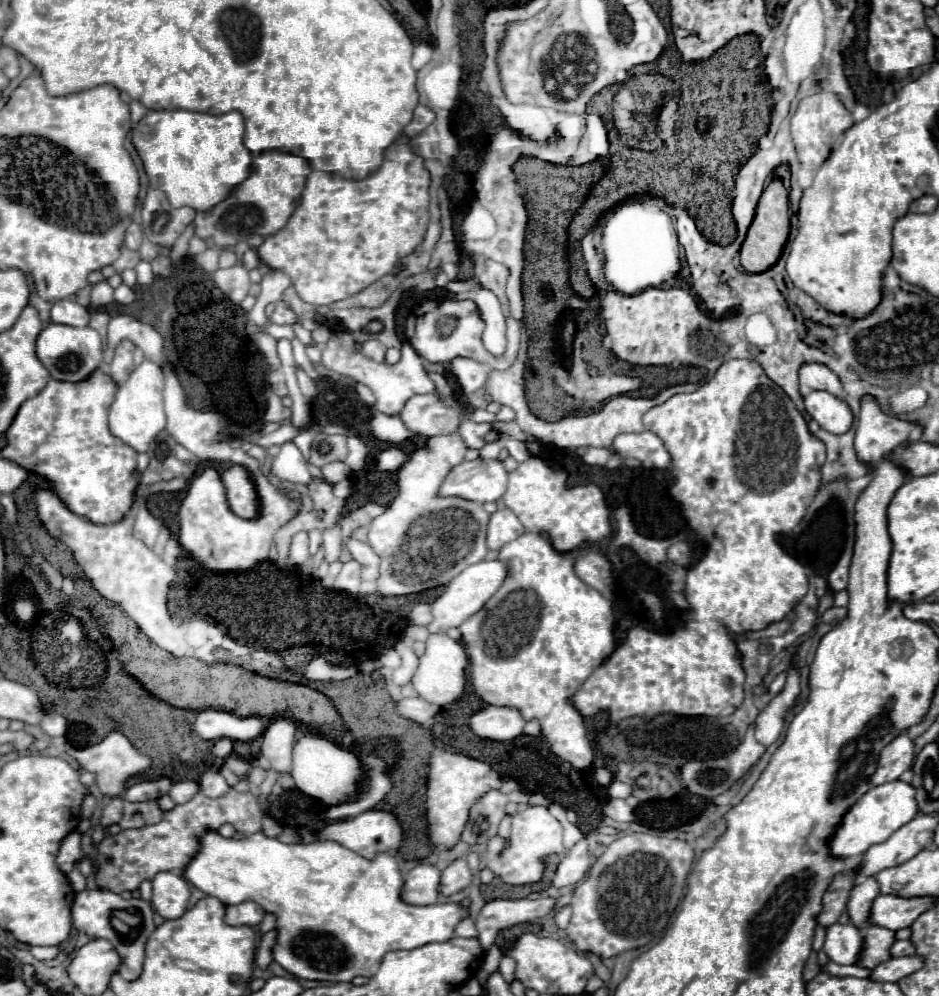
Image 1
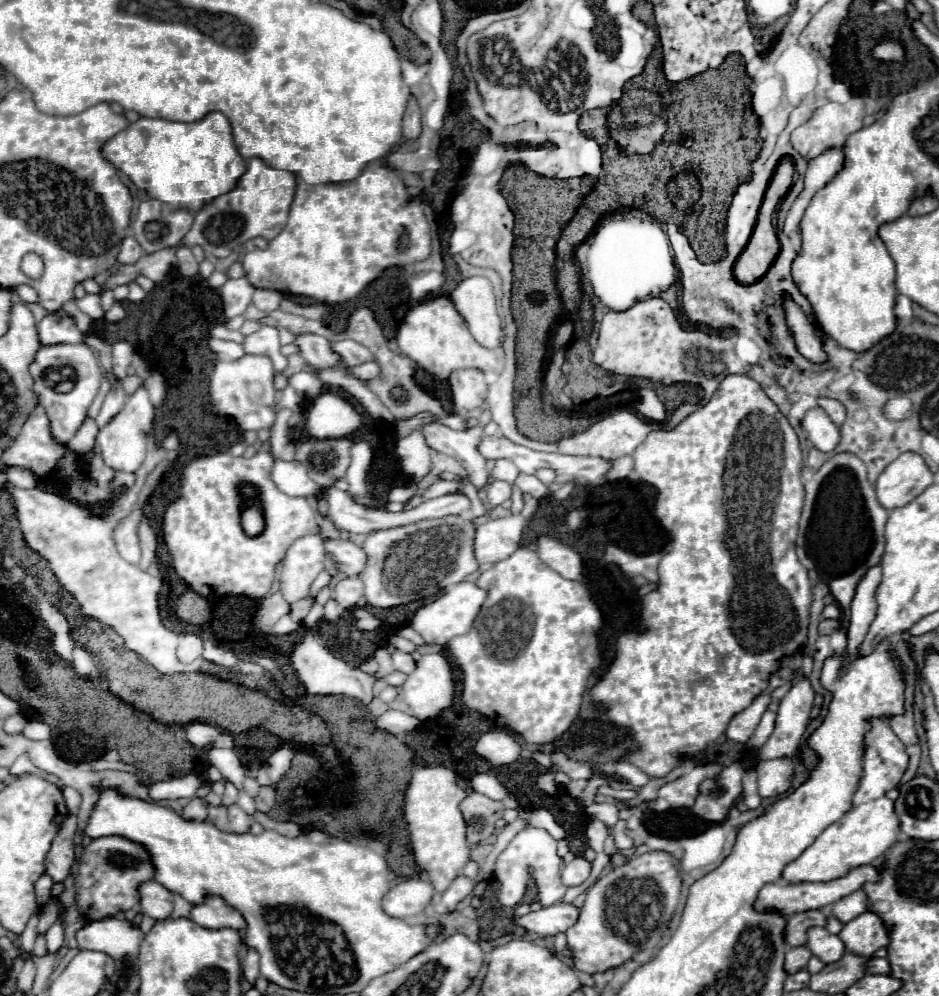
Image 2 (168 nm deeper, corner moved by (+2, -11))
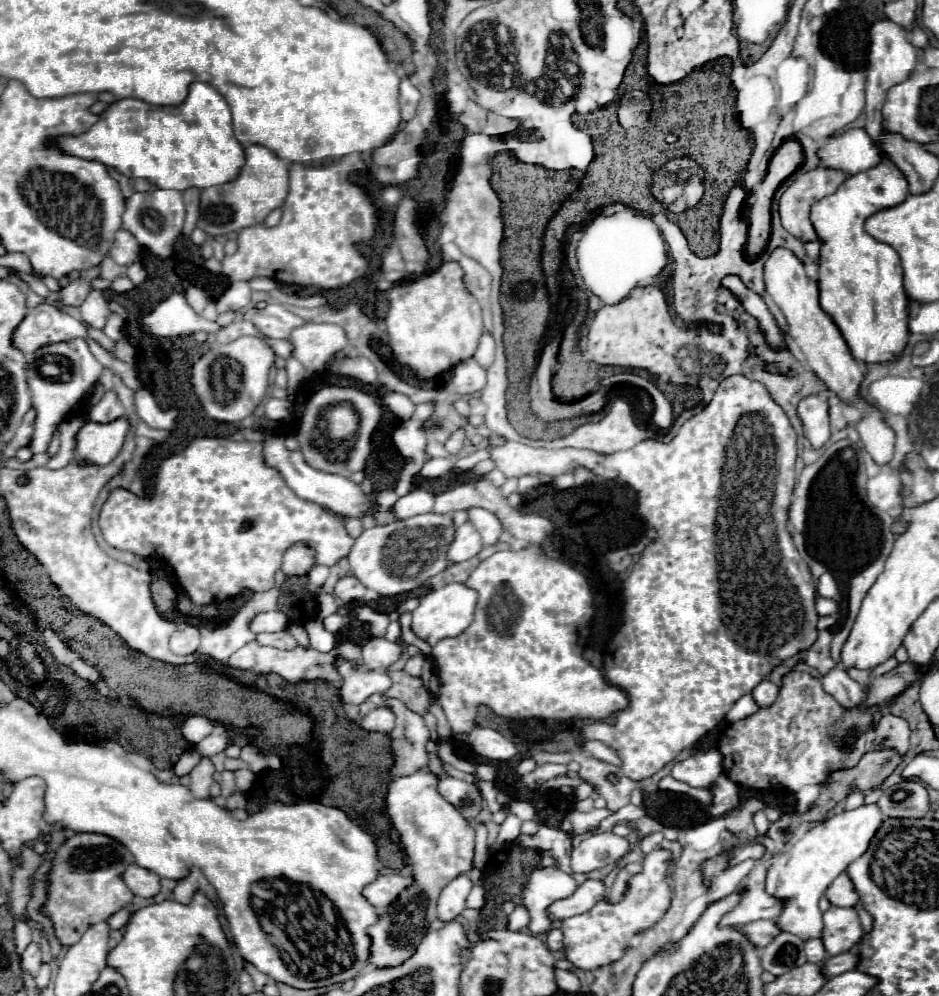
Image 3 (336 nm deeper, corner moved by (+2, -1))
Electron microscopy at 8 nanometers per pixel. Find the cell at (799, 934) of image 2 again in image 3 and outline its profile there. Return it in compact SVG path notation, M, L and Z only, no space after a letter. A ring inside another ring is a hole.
M772 920L768 922L750 922L748 926L740 928L740 932L756 946L756 948L764 948L768 942L772 942L772 938L776 934L780 934L780 930L776 930L776 924Z

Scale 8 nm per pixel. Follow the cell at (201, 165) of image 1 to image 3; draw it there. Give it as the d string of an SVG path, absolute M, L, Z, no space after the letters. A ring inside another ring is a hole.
M192 82L188 96L178 106L152 106L138 98L116 100L100 118L78 136L54 136L46 140L46 146L56 146L64 154L84 160L96 160L108 168L116 168L124 176L148 178L158 188L208 188L224 182L232 182L244 166L244 148L232 134L232 116L226 100L208 84Z

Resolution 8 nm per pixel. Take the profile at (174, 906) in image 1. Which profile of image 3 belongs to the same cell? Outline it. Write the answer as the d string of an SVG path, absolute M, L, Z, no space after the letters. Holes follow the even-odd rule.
M130 864L124 874L122 874L126 886L136 894L136 896L142 896L142 898L152 898L160 892L160 878L146 870L146 868L140 868L136 864Z

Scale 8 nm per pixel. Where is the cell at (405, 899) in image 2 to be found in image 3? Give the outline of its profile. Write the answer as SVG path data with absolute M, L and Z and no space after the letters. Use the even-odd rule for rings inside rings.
M388 874L388 876L378 876L372 884L368 884L362 890L362 896L378 910L390 906L398 896L404 886L410 886L412 878L410 876L400 876L400 874Z

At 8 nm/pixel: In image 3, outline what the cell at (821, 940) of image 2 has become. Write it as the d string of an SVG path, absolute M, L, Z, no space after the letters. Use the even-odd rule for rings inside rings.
M864 804L856 810L842 812L830 820L808 830L800 840L790 842L772 862L766 874L766 894L782 900L782 912L776 918L776 926L782 932L790 932L800 936L802 940L820 938L820 918L822 912L818 908L820 896L832 884L832 880L846 870L850 862L860 858L880 828L882 814L876 804Z

